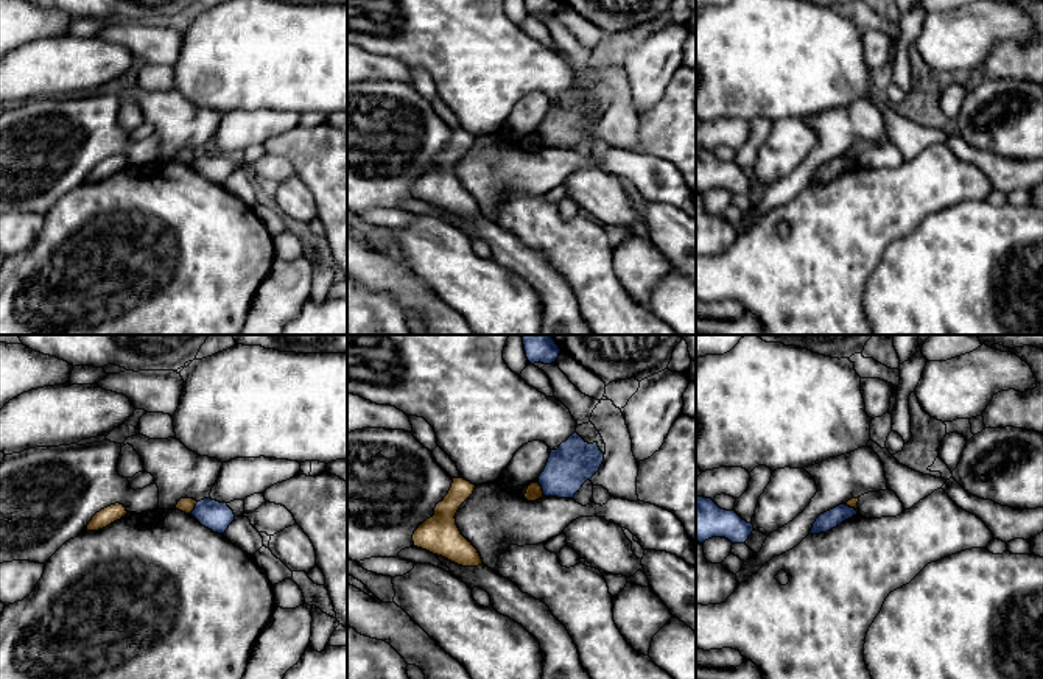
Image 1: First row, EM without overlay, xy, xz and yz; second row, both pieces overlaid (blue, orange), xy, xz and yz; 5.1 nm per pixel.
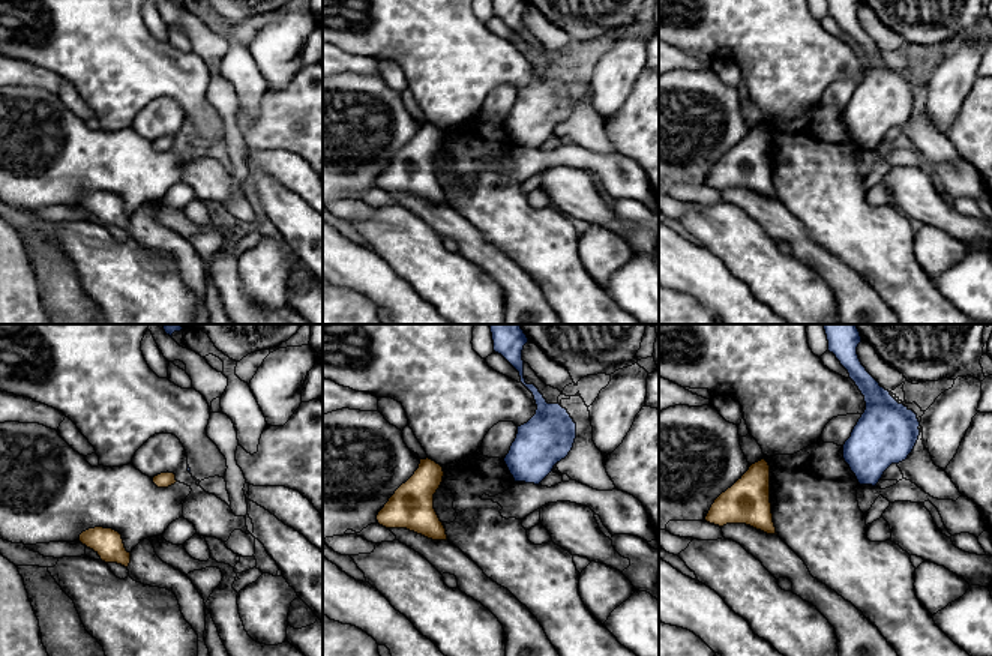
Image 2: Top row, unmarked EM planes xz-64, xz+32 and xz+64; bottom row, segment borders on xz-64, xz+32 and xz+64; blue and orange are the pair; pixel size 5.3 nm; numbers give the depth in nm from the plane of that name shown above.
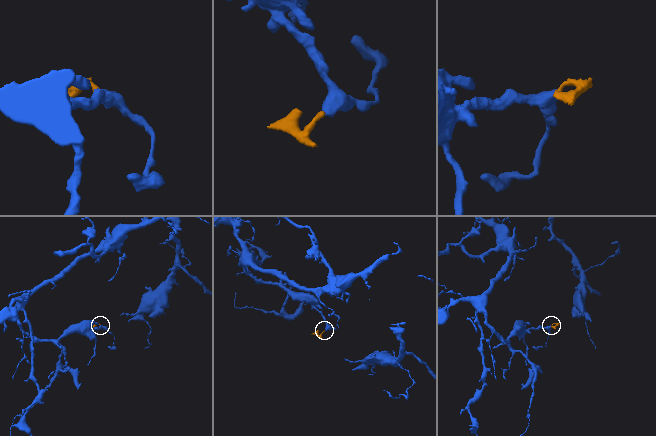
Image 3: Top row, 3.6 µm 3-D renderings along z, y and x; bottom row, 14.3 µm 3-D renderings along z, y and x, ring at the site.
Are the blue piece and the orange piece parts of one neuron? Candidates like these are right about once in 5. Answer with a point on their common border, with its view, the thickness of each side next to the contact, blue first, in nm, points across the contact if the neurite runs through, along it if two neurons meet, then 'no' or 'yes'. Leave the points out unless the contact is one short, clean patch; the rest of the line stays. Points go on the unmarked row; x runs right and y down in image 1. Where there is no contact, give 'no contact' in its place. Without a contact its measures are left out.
xz (542, 140) | 220/80 nm | along xz (537, 133), (545, 147) | no

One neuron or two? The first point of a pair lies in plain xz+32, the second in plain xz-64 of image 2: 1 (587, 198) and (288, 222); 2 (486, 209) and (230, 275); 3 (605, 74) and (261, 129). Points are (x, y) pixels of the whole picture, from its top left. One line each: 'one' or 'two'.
1: two
2: one
3: two

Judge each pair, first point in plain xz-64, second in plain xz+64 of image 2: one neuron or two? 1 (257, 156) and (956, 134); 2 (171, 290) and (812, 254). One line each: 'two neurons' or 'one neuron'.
1: two neurons
2: two neurons

